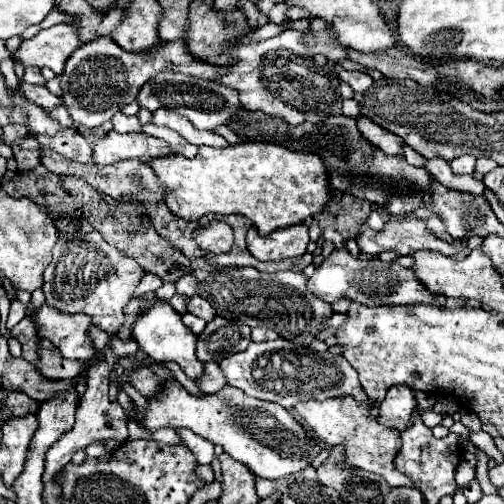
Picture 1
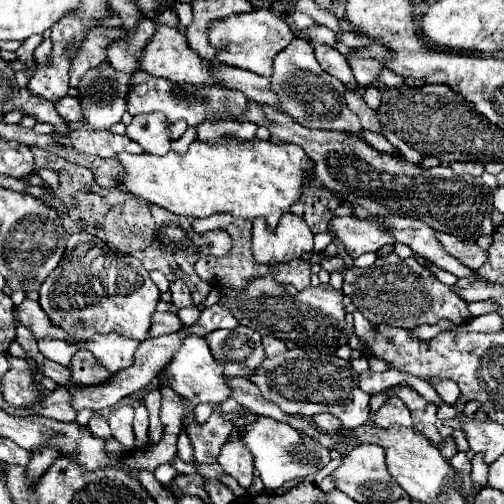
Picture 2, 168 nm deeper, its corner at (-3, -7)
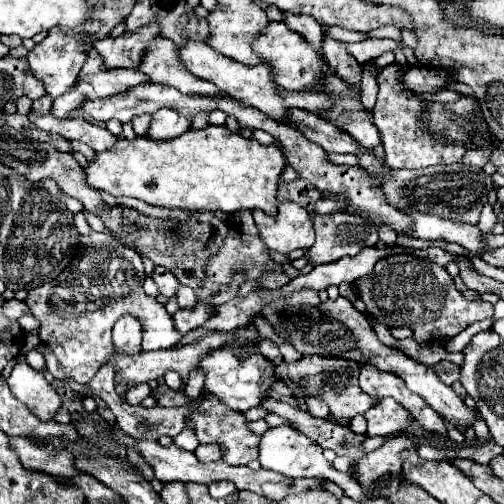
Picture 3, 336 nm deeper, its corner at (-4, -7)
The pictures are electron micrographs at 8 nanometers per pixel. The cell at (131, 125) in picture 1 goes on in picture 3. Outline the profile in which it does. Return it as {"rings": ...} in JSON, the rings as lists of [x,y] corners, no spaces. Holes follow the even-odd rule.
{"rings":[[[160,108],[158,112],[152,114],[152,122],[150,122],[146,136],[150,140],[156,140],[156,142],[172,140],[172,138],[180,136],[182,132],[186,132],[190,122],[192,122],[190,118],[184,118],[170,108]]]}

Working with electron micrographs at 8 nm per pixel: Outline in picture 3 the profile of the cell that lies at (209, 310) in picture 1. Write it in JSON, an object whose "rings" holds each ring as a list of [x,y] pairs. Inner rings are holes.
{"rings":[[[156,266],[152,280],[156,282],[156,286],[158,286],[160,294],[162,294],[162,296],[166,296],[166,298],[176,296],[176,292],[178,292],[178,288],[180,288],[178,278],[176,278],[172,272],[168,272],[166,268],[160,268],[160,266]]]}

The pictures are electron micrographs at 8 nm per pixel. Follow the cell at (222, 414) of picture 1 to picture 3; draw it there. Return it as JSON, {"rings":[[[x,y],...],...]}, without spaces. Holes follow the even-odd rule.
{"rings":[[[282,424],[278,428],[266,430],[262,440],[260,440],[260,444],[258,444],[258,450],[260,450],[260,458],[258,460],[260,460],[262,468],[266,468],[266,470],[280,472],[280,474],[290,476],[290,478],[326,478],[326,480],[336,482],[350,498],[362,500],[360,484],[356,480],[352,480],[352,476],[344,476],[344,474],[336,472],[330,466],[330,462],[324,458],[320,444],[310,440],[308,436],[304,436],[302,432],[298,432],[296,428],[292,428],[288,424]]]}

